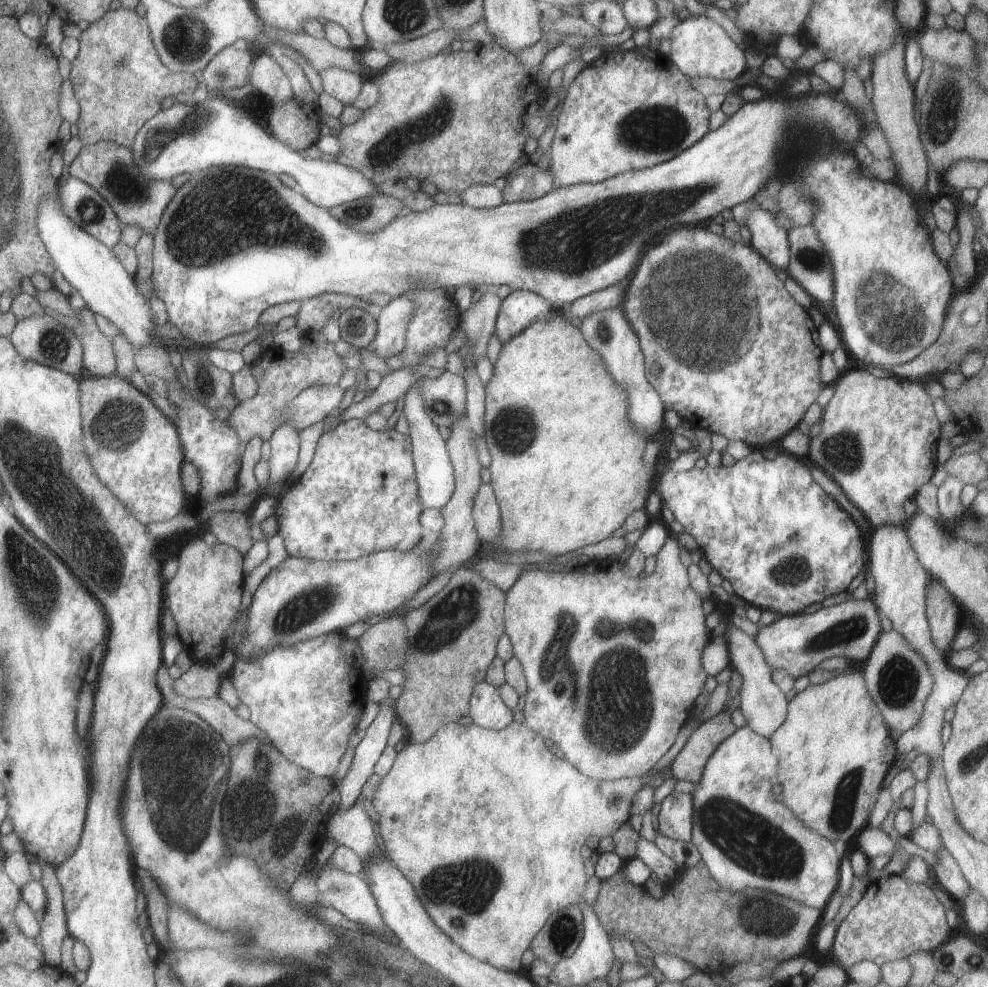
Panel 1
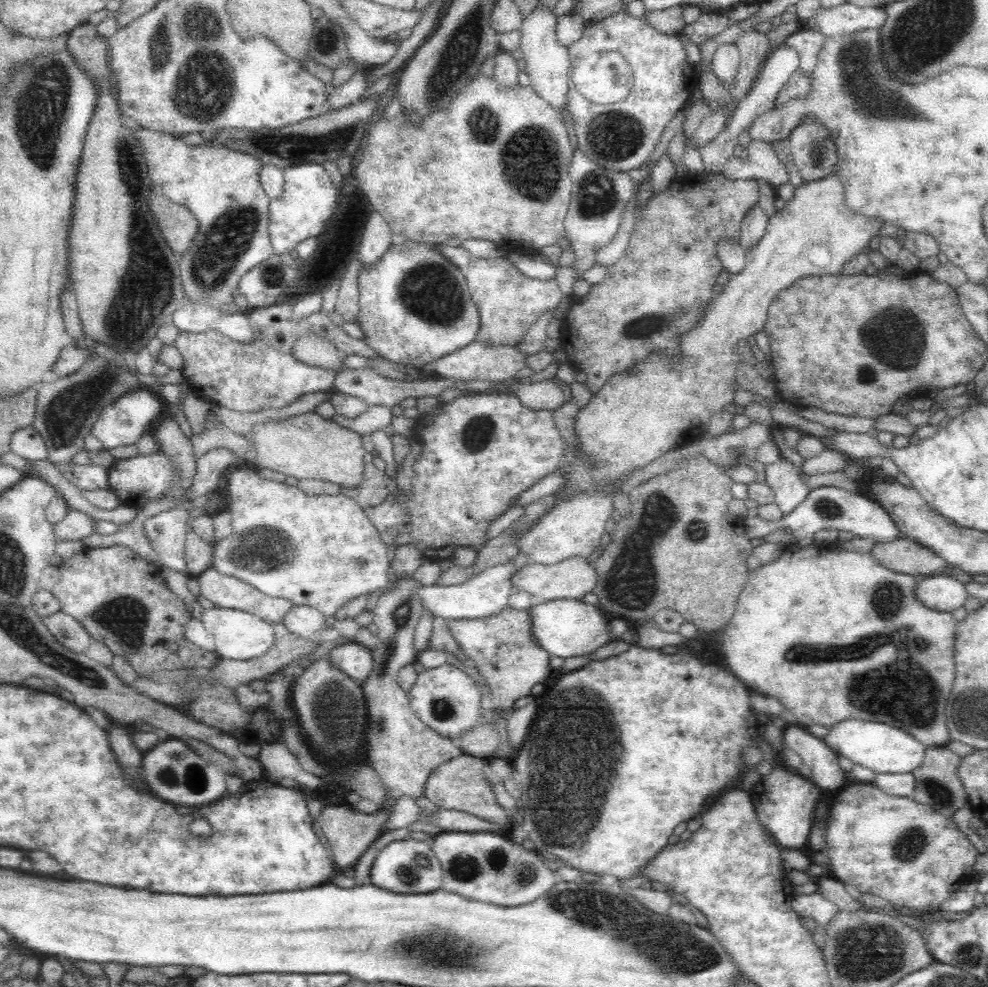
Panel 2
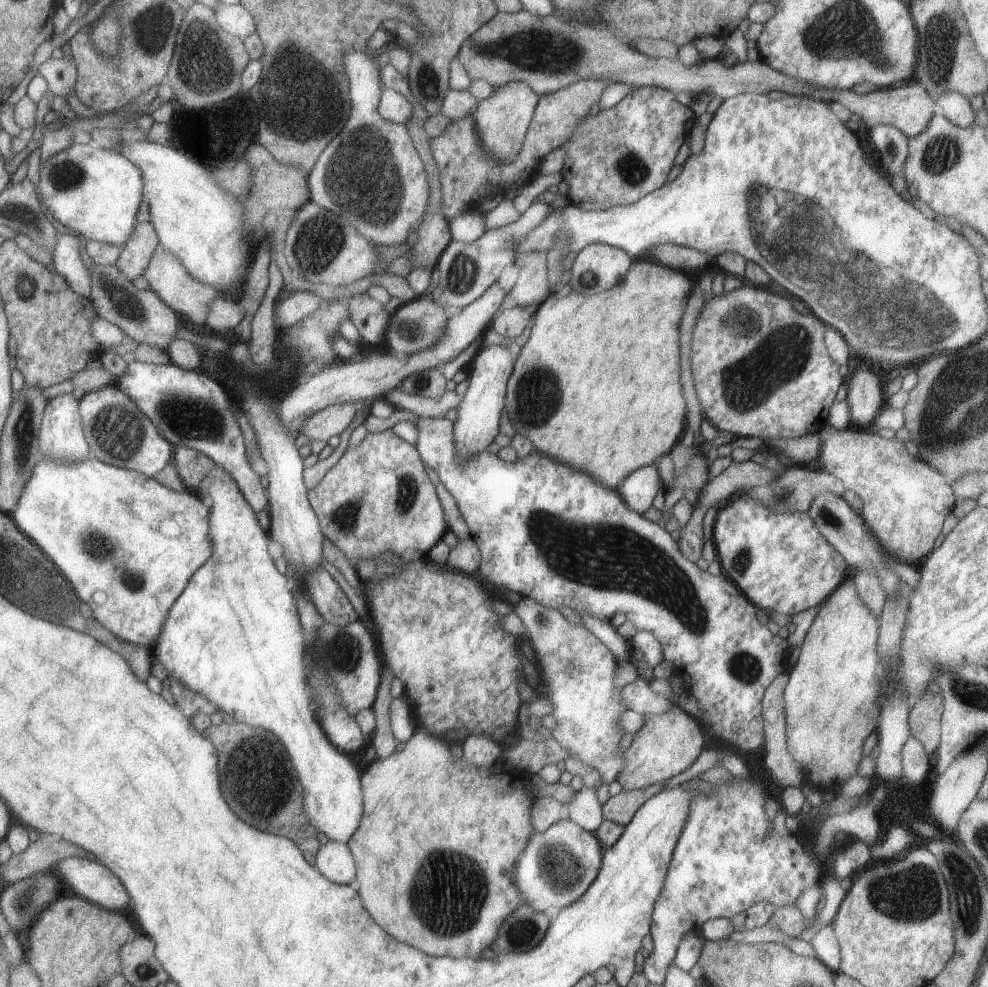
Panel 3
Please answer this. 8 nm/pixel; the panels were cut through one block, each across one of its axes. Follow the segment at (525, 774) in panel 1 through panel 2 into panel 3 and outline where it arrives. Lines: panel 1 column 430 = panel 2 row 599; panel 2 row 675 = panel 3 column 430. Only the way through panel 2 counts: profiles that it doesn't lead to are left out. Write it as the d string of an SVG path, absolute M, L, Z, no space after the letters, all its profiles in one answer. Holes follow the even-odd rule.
M418 728L412 735L404 750L396 751L396 754L392 754L388 758L376 758L372 764L368 764L366 772L361 776L364 812L361 815L358 830L348 840L347 845L356 862L356 879L360 884L358 894L362 899L363 907L376 920L376 924L380 928L384 928L384 932L388 932L392 938L406 942L406 944L422 950L424 954L452 956L452 958L481 958L484 949L490 947L490 944L498 938L498 930L500 930L500 924L504 922L504 918L508 918L508 914L512 914L512 910L516 910L524 902L524 896L520 894L520 890L514 884L514 866L518 864L520 854L524 852L528 838L532 836L532 832L535 832L532 828L532 816L530 816L534 799L526 790L530 778L532 778L532 773L523 773L504 762L497 762L495 766L491 767L483 767L470 764L464 757L456 760L454 754L450 753L450 746L445 738L428 734L422 728Z

